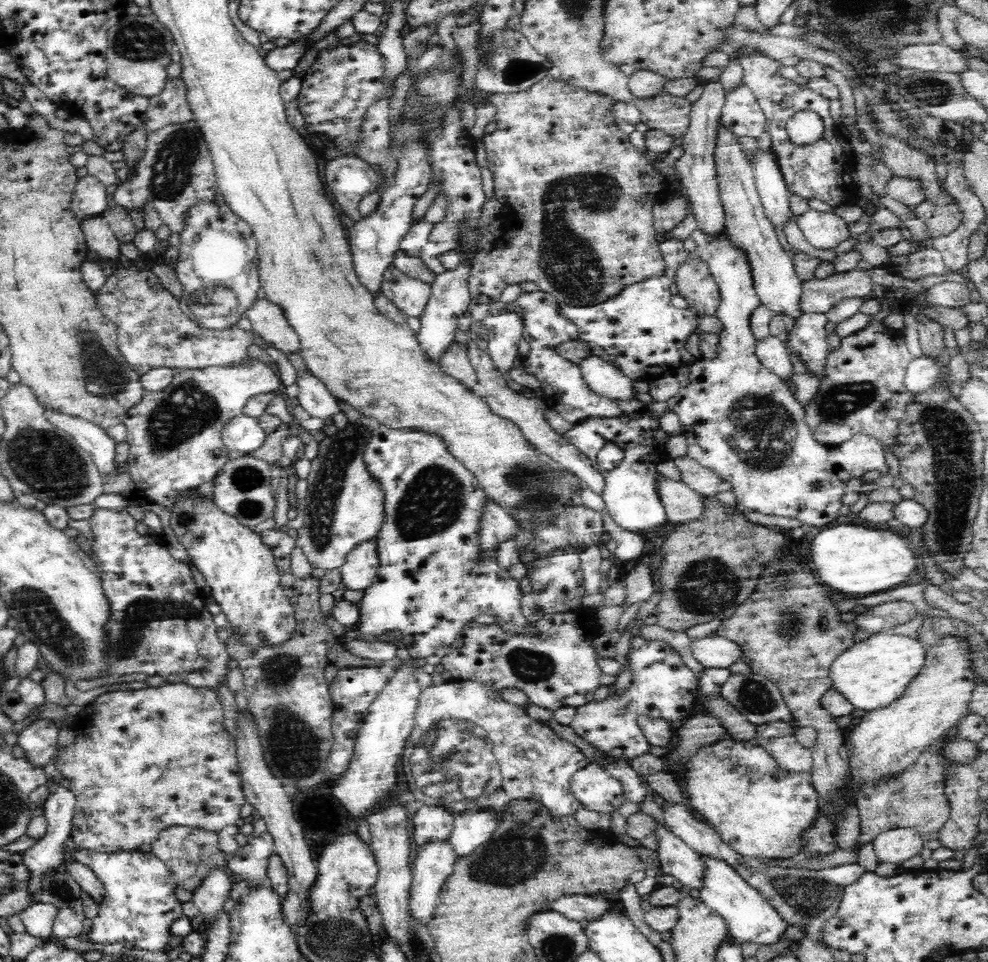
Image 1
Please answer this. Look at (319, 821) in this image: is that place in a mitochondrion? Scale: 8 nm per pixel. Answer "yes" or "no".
no

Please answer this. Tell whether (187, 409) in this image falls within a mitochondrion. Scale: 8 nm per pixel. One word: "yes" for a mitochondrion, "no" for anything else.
yes

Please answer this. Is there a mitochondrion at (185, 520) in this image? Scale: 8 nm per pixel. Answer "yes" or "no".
yes

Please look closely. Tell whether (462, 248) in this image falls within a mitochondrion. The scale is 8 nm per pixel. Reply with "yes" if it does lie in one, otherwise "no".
no

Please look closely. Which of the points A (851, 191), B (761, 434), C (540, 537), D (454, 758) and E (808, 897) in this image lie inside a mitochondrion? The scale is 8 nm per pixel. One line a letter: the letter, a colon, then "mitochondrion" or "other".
A: other
B: mitochondrion
C: mitochondrion
D: mitochondrion
E: mitochondrion

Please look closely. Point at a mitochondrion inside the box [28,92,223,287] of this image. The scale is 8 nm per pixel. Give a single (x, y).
(176, 156)

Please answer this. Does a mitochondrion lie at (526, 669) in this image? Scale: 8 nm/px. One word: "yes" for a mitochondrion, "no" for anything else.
yes

